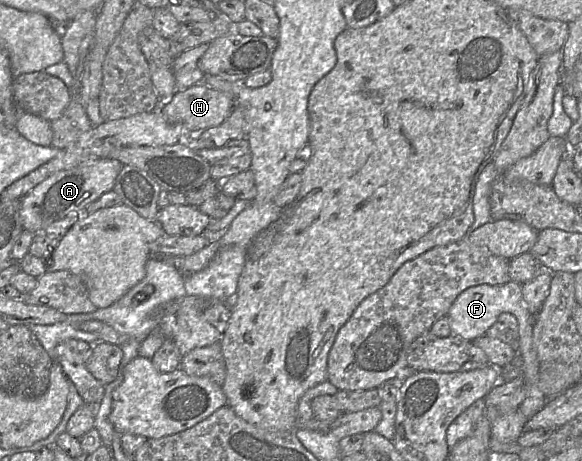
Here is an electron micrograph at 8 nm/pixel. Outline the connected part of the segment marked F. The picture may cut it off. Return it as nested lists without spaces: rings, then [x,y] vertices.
[[[509,281],[502,285],[481,284],[469,287],[461,292],[452,303],[447,318],[453,335],[472,342],[485,335],[502,313],[513,314],[519,323],[517,354],[522,357],[522,374],[524,375],[524,385],[527,385],[526,398],[520,405],[520,412],[528,420],[540,412],[547,402],[543,393],[537,387],[539,361],[533,340],[534,318],[523,299],[521,285]]]

